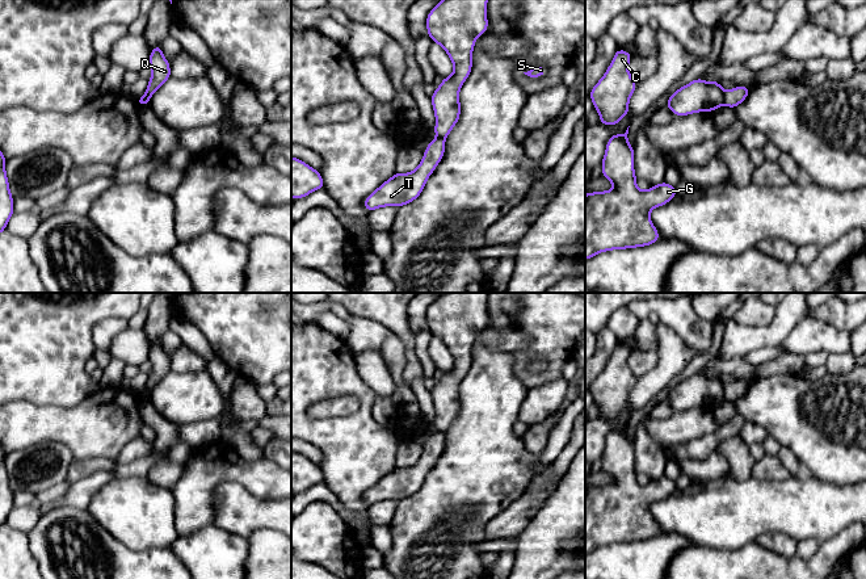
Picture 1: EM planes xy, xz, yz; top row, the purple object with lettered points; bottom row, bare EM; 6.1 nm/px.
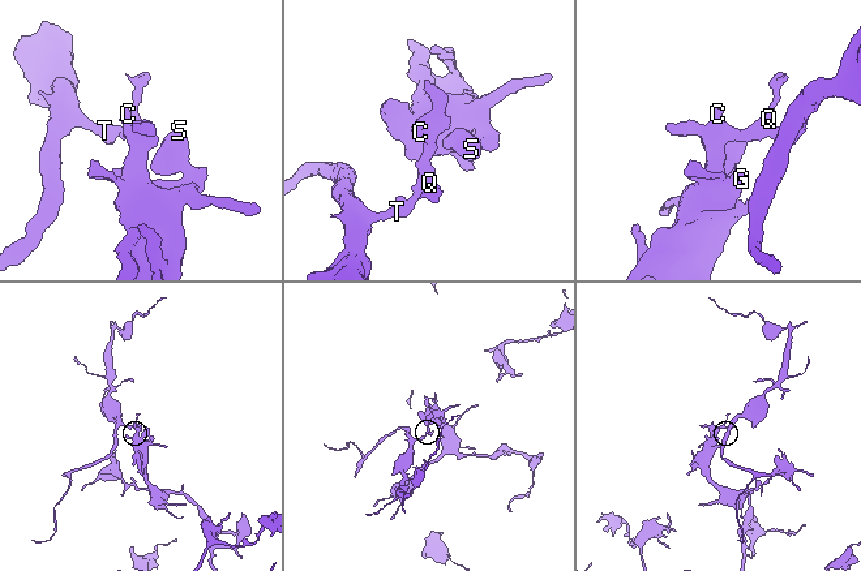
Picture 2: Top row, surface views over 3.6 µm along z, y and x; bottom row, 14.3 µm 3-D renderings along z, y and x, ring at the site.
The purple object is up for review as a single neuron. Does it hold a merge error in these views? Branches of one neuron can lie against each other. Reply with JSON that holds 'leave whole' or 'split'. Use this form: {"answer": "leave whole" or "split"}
{"answer": "split"}

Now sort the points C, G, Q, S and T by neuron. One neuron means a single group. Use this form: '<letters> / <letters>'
C G Q S / T

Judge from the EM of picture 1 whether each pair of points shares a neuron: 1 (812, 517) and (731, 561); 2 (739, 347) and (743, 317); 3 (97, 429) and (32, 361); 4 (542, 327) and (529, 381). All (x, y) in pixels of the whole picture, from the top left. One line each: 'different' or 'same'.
1: different
2: different
3: different
4: same

